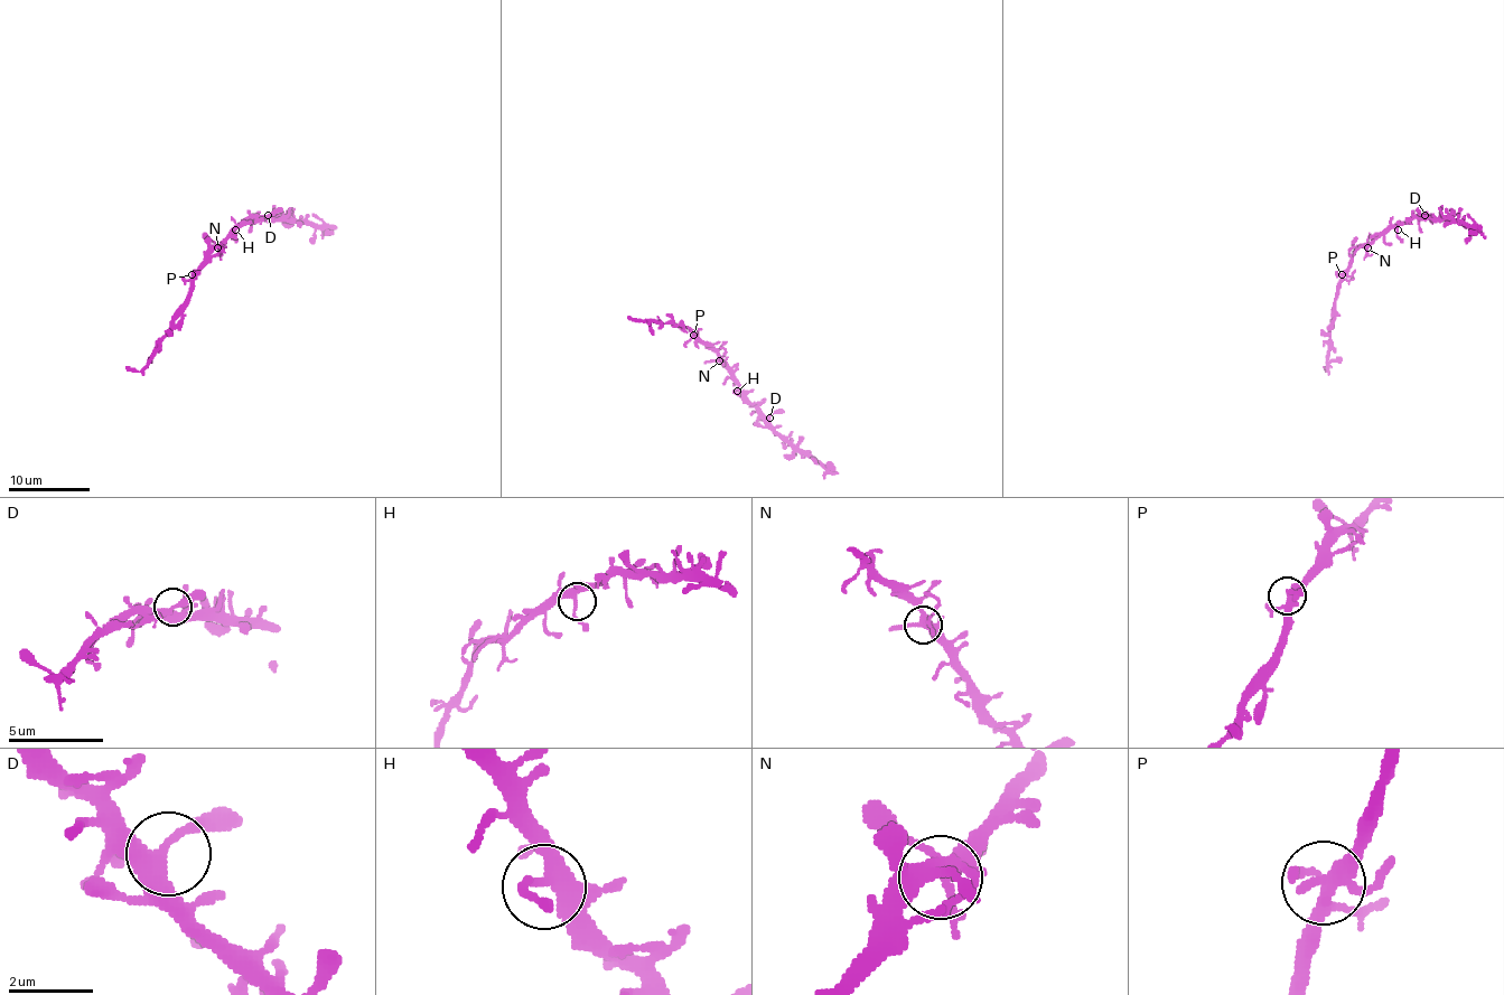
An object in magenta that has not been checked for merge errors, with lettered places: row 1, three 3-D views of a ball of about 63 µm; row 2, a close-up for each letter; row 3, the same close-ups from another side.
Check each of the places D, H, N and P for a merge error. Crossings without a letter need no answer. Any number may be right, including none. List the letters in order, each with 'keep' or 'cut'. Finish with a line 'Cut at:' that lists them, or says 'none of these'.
D: keep
H: keep
N: keep
P: keep
Cut at: none of these

